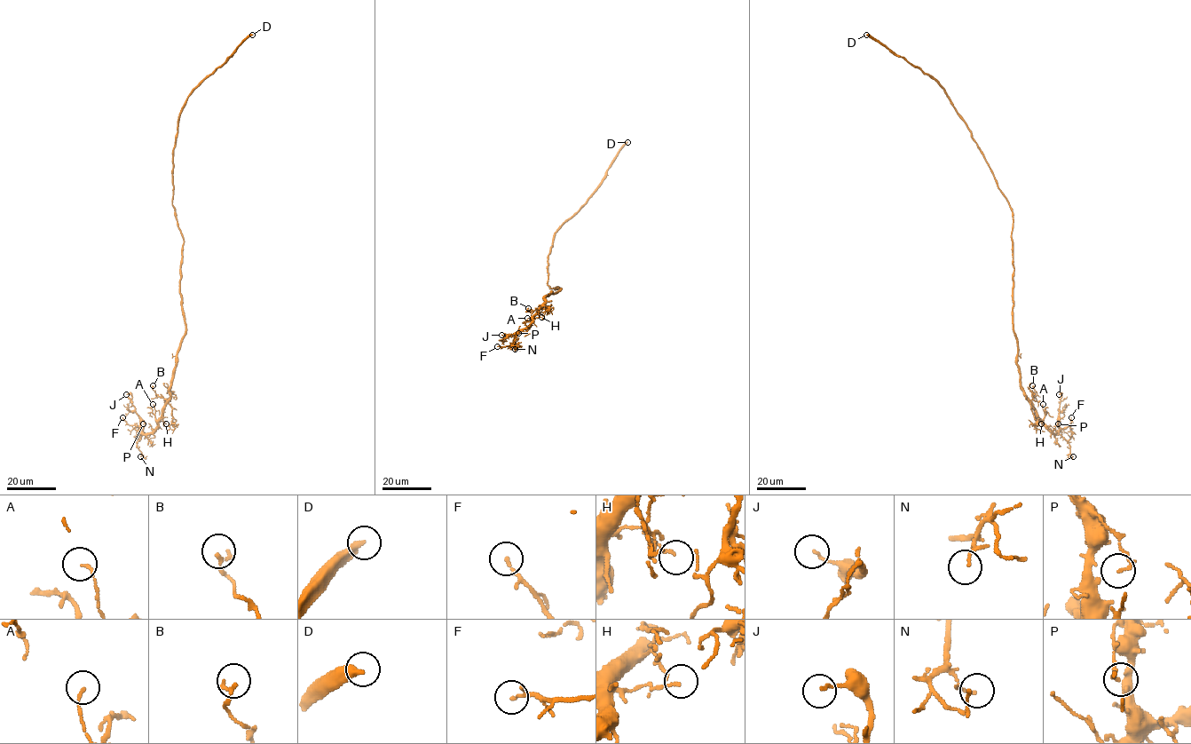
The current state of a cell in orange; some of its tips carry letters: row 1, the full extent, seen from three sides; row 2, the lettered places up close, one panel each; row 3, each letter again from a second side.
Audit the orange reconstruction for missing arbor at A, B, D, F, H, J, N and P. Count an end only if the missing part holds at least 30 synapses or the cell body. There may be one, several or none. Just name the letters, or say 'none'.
D

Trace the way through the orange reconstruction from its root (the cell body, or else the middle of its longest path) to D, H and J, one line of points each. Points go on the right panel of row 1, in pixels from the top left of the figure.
D: (1012, 229), (1013, 213), (1009, 202), (997, 186), (972, 131), (945, 91), (934, 79), (866, 35)
H: (1012, 229), (1013, 328), (1017, 343), (1020, 381), (1023, 395), (1041, 423)
J: (1012, 229), (1013, 328), (1020, 381), (1037, 415), (1052, 433), (1059, 430), (1059, 394)

